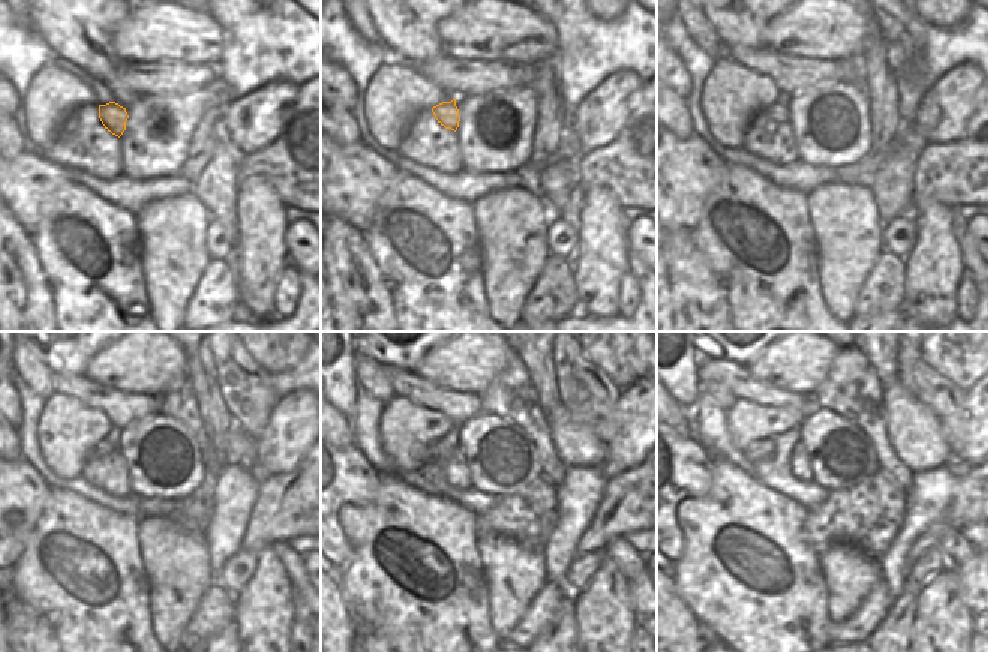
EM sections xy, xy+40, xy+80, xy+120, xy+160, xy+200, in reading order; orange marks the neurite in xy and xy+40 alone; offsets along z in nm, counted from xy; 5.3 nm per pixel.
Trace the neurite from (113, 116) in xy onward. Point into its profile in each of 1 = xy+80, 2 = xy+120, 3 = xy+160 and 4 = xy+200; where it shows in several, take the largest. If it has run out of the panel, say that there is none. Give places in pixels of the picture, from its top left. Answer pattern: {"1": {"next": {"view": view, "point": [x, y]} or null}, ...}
{"1": {"next": {"view": "xy+80", "point": [778, 113]}}, "2": {"next": {"view": "xy+120", "point": [102, 448]}}, "3": {"next": {"view": "xy+160", "point": [429, 451]}}, "4": {"next": {"view": "xy+200", "point": [759, 450]}}}

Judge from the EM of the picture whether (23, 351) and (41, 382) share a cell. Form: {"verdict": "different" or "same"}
{"verdict": "same"}

